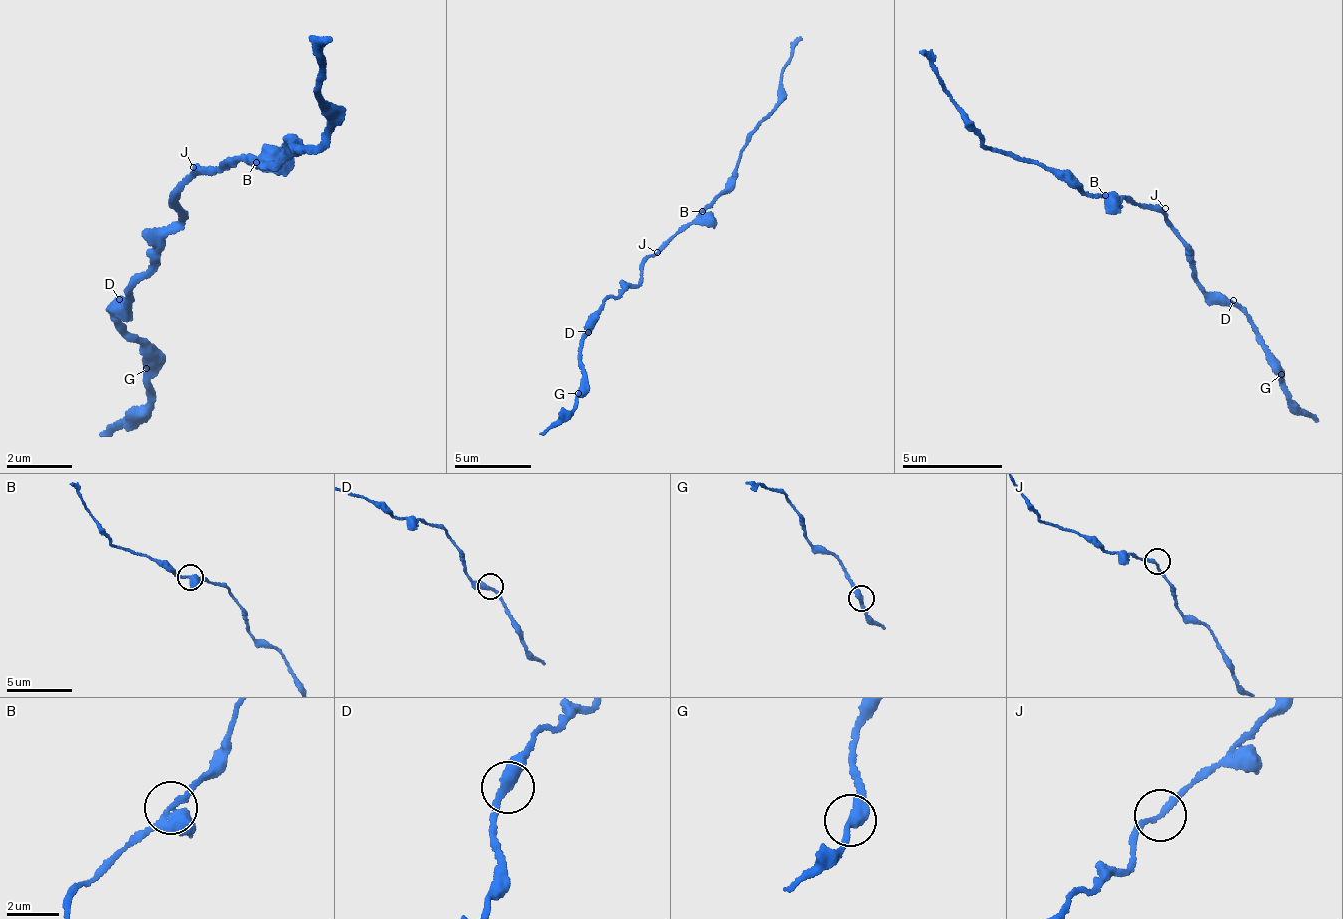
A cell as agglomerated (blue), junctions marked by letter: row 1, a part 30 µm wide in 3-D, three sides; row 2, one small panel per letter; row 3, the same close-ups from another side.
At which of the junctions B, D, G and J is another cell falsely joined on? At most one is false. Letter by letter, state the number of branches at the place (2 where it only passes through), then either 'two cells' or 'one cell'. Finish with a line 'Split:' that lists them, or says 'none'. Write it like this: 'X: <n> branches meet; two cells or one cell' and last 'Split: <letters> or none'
B: 3 branches meet; one cell
D: 2 branches meet; one cell
G: 2 branches meet; one cell
J: 2 branches meet; one cell
Split: none

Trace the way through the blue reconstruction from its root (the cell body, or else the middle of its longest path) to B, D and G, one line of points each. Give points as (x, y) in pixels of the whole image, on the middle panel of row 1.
B: (661, 249), (701, 210)
D: (661, 249), (655, 256), (646, 259), (641, 278), (636, 285), (609, 299), (594, 315), (593, 327), (588, 332)
G: (661, 249), (646, 259), (636, 285), (609, 299), (594, 315), (578, 357), (583, 374), (578, 393)

